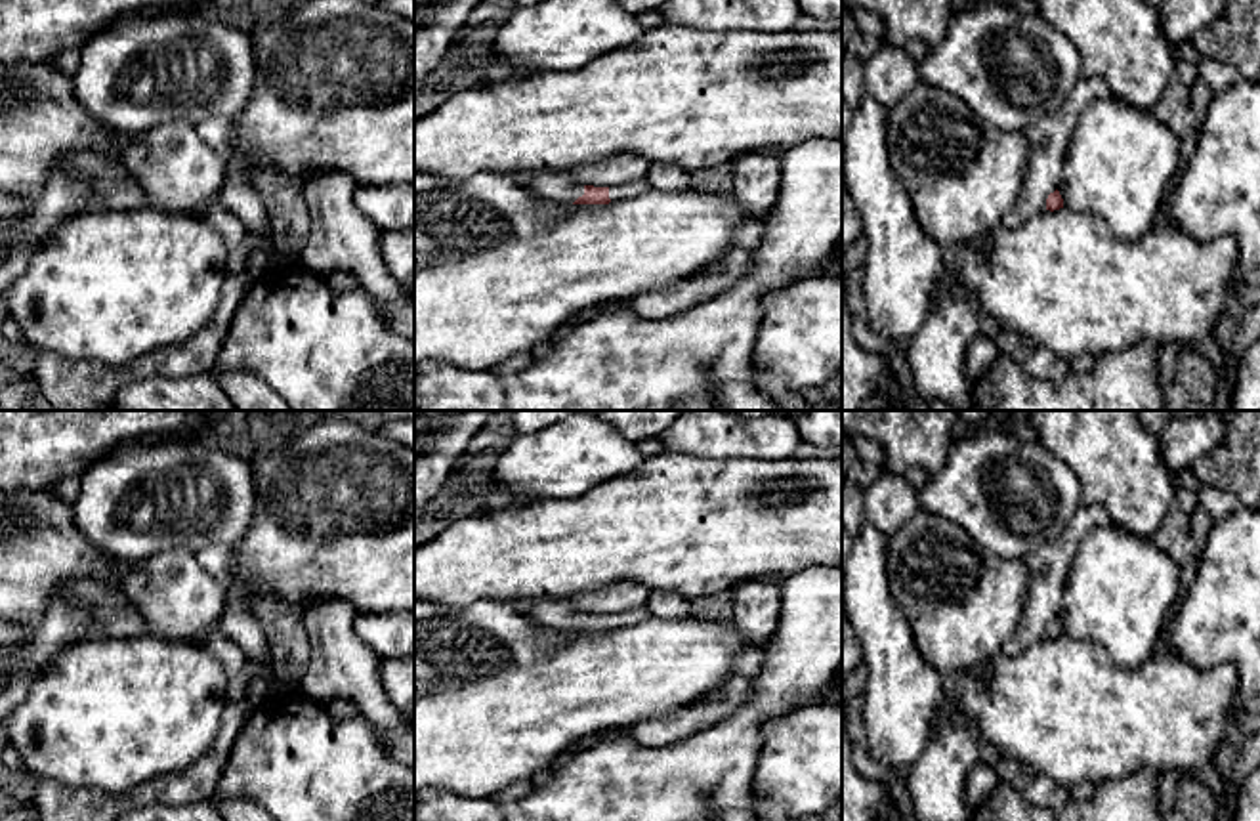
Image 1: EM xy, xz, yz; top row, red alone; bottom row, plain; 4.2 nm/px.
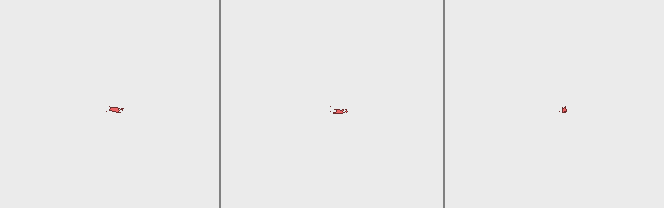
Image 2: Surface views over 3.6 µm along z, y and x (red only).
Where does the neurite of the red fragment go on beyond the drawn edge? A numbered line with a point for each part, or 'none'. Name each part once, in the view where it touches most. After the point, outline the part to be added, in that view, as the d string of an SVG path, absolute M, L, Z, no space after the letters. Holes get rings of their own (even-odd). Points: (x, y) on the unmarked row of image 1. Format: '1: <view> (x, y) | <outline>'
1: xz (550, 613) | M523 600L517 603L519 611L544 628L573 632L584 622L584 613L575 611L569 600Z
2: xz (636, 615) | M647 607L632 609L628 613L609 615L609 626L611 628L632 626L632 624L645 621L649 615L651 613Z

